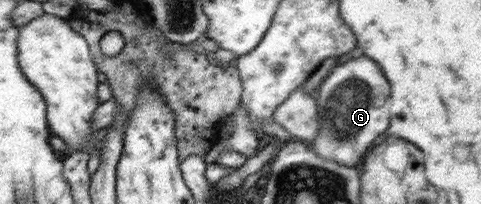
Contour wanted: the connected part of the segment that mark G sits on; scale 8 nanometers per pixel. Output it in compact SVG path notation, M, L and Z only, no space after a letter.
M366 56L351 58L337 65L317 90L320 132L308 144L322 159L346 167L359 166L374 139L385 133L390 125L390 87L382 68Z

